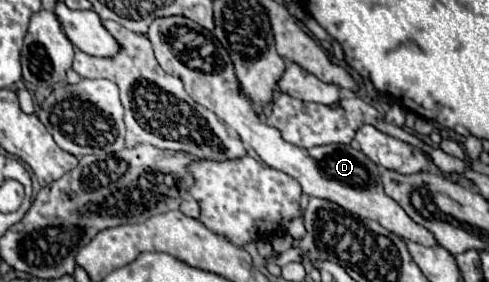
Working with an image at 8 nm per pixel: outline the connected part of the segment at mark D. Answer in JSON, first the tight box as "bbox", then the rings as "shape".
{"bbox":[148,17,436,247],"shape":[[[160,17],[150,25],[148,39],[154,47],[160,67],[170,75],[180,77],[186,87],[186,93],[196,103],[216,113],[232,131],[238,133],[238,137],[244,143],[248,143],[258,153],[258,157],[268,167],[274,167],[294,177],[306,195],[338,203],[340,207],[356,213],[358,217],[366,217],[366,219],[370,217],[380,225],[384,225],[388,231],[394,231],[396,235],[408,241],[420,243],[424,247],[436,245],[436,239],[432,237],[432,233],[416,225],[404,213],[404,209],[400,209],[400,205],[396,205],[396,201],[392,201],[382,191],[378,165],[370,161],[356,143],[300,149],[296,145],[286,143],[280,137],[278,129],[268,127],[264,119],[258,117],[258,113],[252,109],[252,103],[244,97],[244,93],[240,93],[240,85],[236,85],[232,61],[226,49],[220,45],[220,41],[216,41],[216,37],[208,29],[196,25],[186,17]]]}

